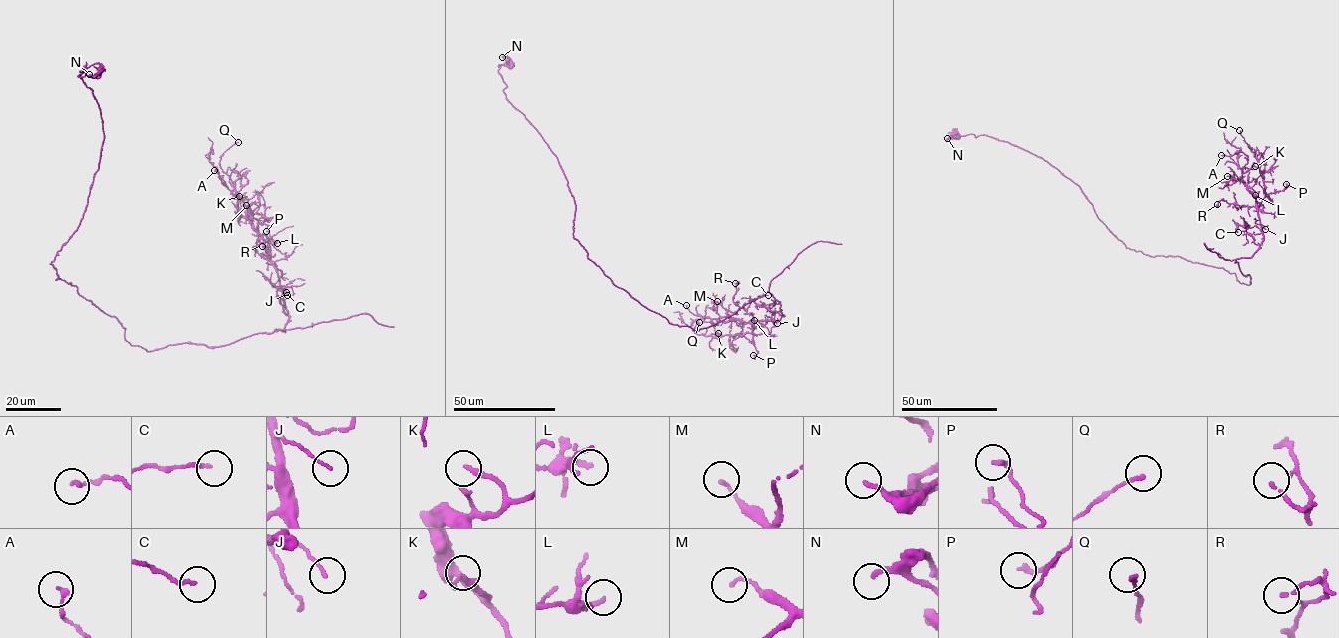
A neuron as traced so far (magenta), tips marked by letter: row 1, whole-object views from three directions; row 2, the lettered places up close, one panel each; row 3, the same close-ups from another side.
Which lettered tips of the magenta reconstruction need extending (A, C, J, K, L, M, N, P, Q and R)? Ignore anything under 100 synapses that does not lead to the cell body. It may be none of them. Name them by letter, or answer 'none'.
none

